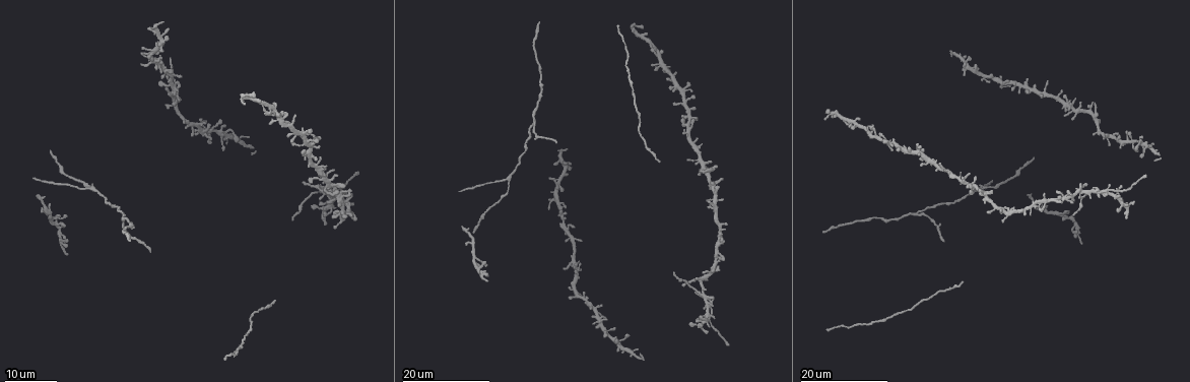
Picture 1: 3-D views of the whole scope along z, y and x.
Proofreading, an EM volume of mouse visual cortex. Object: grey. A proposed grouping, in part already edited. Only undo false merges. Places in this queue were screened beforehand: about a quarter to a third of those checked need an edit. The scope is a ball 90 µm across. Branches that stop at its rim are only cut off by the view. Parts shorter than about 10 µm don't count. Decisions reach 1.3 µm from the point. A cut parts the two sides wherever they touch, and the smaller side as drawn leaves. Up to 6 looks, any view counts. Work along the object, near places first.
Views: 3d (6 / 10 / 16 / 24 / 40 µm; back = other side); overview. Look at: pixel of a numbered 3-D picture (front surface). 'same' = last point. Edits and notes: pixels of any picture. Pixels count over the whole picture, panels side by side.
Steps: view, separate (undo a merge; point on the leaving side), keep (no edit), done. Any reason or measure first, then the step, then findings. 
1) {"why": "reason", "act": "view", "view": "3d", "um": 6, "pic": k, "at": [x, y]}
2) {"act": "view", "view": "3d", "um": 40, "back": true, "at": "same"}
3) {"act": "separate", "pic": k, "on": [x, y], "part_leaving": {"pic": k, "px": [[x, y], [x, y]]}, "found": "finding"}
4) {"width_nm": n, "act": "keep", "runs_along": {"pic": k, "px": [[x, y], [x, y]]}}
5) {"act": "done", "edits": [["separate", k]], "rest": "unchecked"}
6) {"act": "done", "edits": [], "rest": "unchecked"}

{"why": "three-way junction", "act": "view", "view": "3d", "um": 24, "pic": 1, "at": [536, 134]}

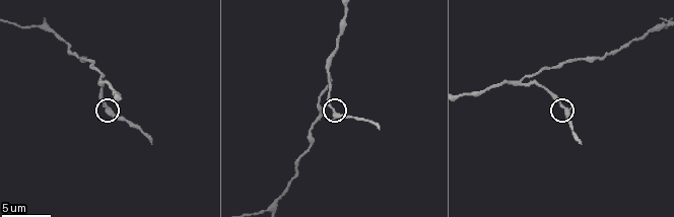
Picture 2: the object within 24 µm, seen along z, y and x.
{"act": "view", "view": "3d", "um": 10, "pic": 2, "at": [332, 111]}

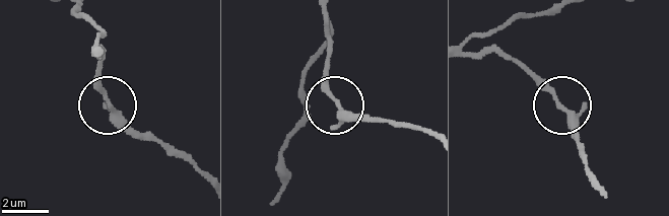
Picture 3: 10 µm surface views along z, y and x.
{"arms": 3, "act": "keep", "found": "one neuron here"}

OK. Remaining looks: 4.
{"why": "branch point", "act": "view", "view": "3d", "um": 10, "pic": 2, "at": [532, 73]}

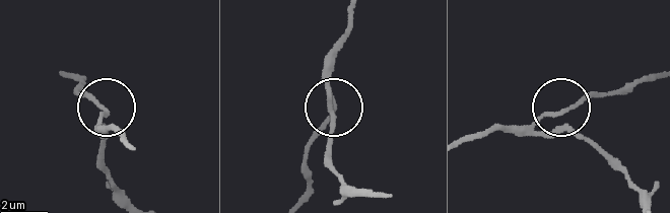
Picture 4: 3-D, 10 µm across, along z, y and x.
{"side_arm_um": 26, "act": "keep", "found": "continuous, no second neuron"}

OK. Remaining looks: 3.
{"why": "two arms at a narrow angle", "act": "view", "view": "3d", "um": 16, "pic": 1, "at": [1106, 191]}

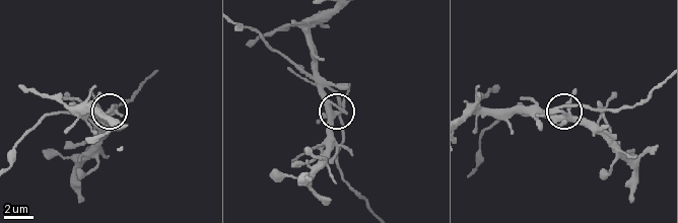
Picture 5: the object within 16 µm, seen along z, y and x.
{"why": "closer look", "act": "view", "view": "3d", "um": 6, "pic": 5, "at": [563, 114]}

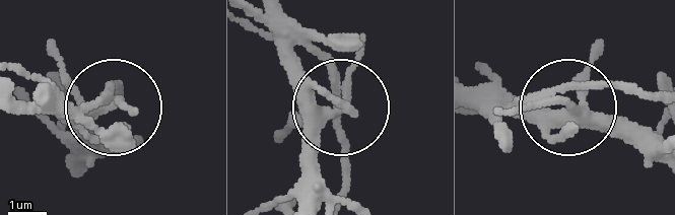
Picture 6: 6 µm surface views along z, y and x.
{"side_arm_um": 12, "act": "keep", "runs_along": {"pic": 6, "px": [[473, 90], [560, 103], [590, 90], [664, 90]]}, "found": "continuous, no second neuron"}

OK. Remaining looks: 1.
{"act": "done", "edits": [], "rest": "unchecked"}

